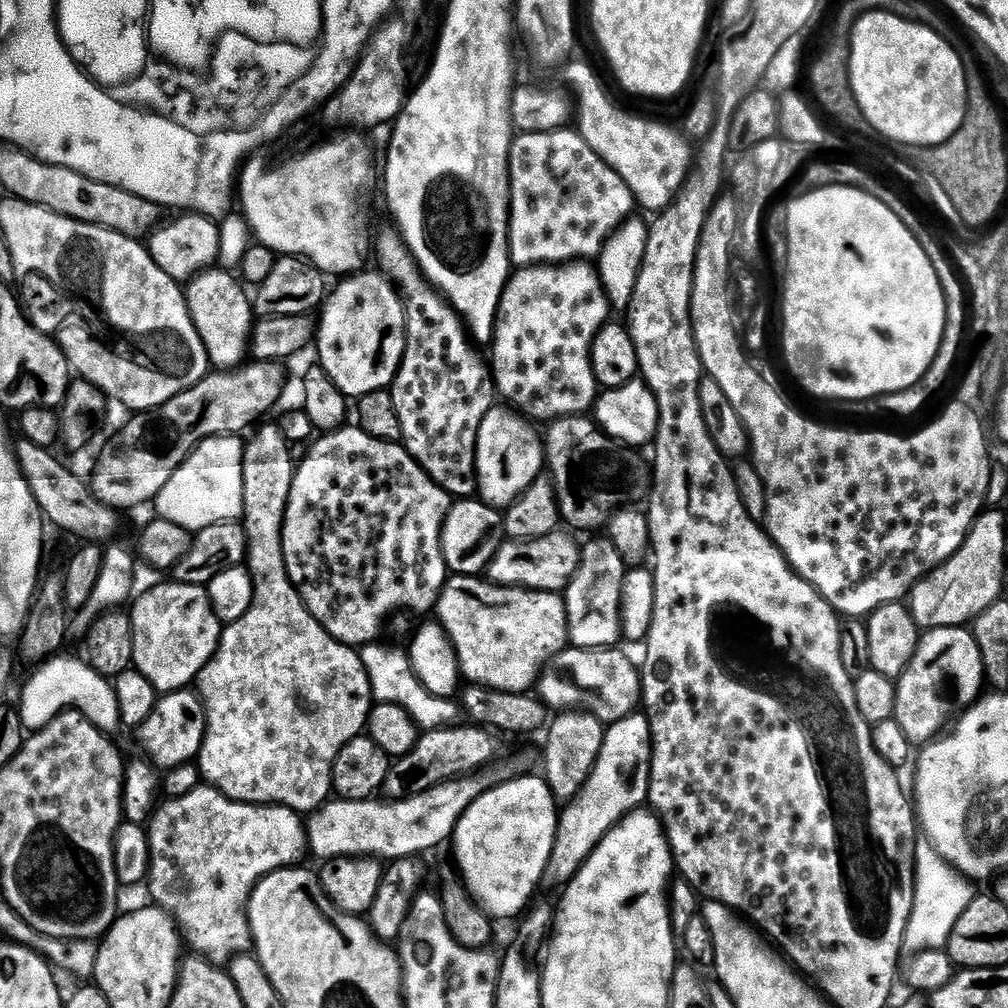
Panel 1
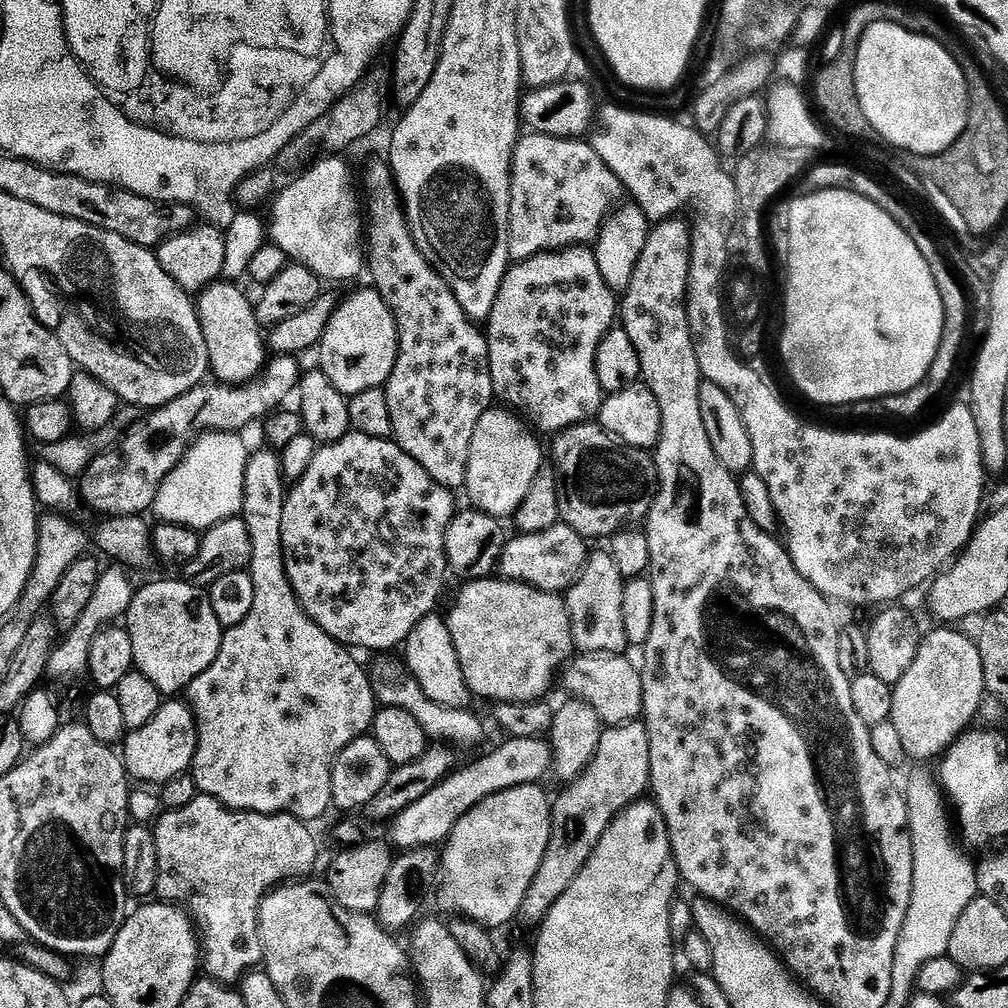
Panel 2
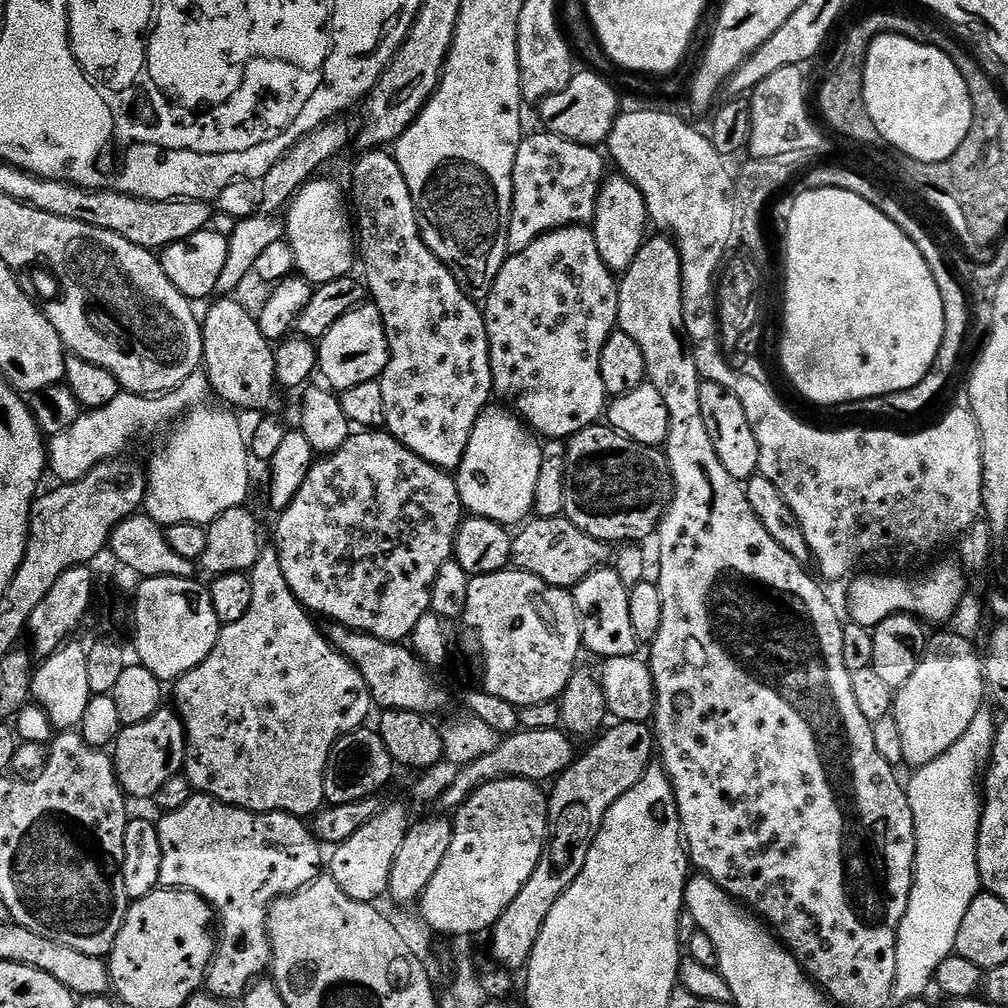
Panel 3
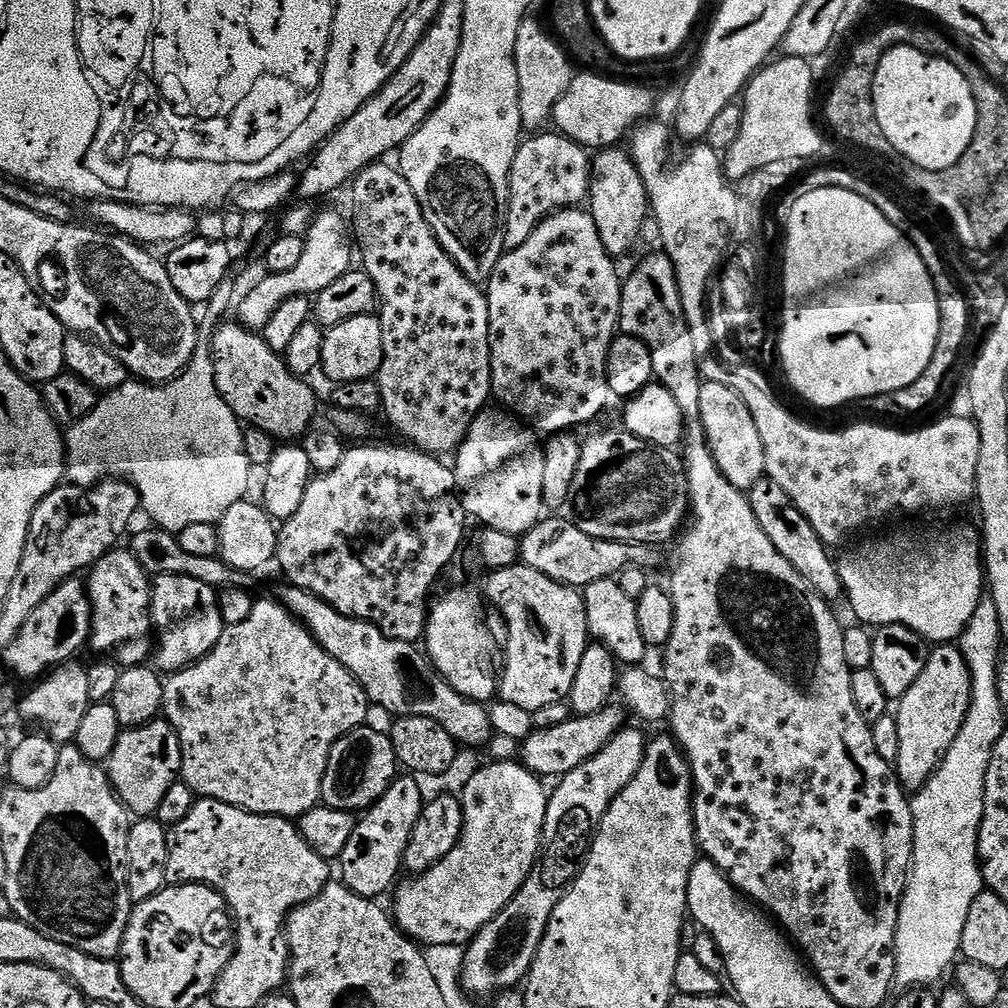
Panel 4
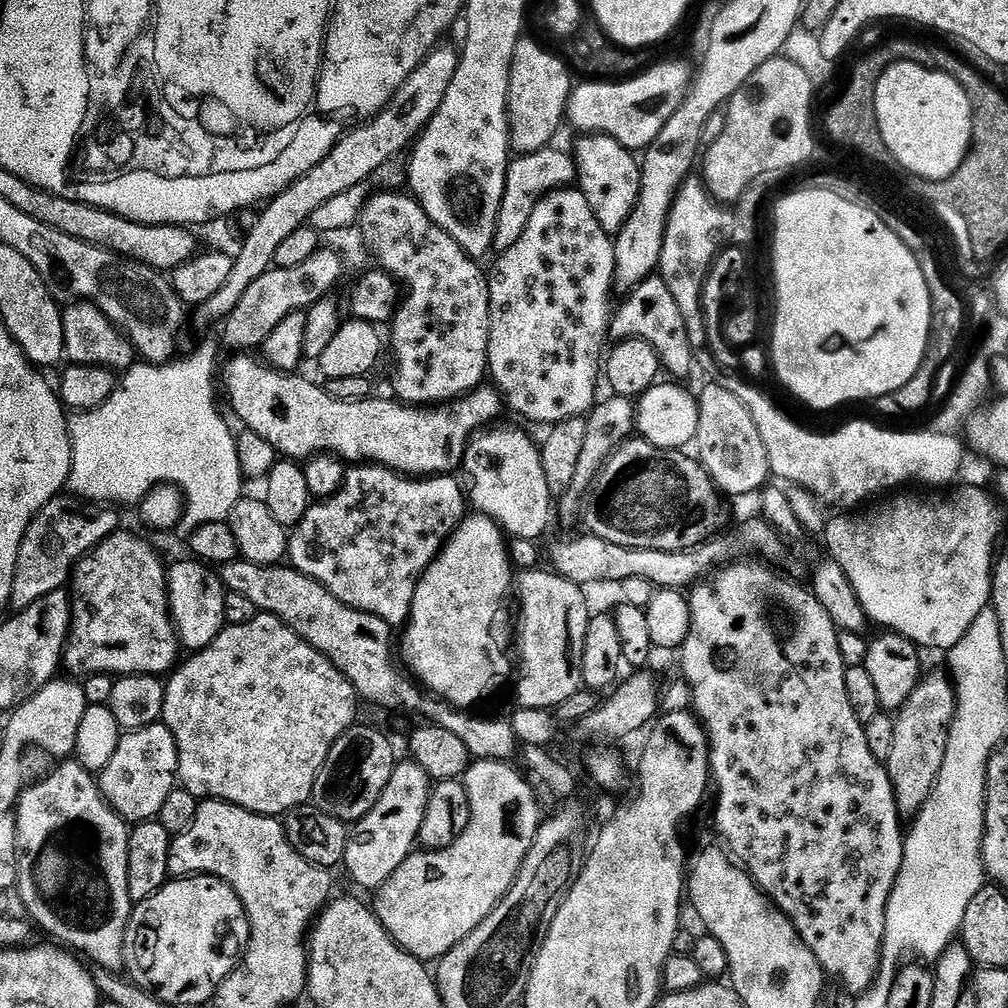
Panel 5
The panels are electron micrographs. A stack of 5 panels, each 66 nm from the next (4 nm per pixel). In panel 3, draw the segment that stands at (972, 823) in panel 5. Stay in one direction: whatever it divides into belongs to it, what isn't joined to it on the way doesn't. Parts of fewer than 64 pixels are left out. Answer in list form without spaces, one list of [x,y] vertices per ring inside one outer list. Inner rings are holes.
[[[954,742],[944,756],[939,756],[925,768],[911,773],[912,781],[907,781],[908,805],[914,818],[916,831],[916,867],[912,877],[912,893],[906,914],[900,923],[896,939],[896,987],[897,1001],[919,1000],[925,995],[924,987],[931,985],[937,966],[956,951],[958,926],[966,918],[970,902],[981,891],[978,862],[976,861],[976,839],[980,829],[982,811],[982,773],[987,769],[985,756],[970,756],[959,742]]]

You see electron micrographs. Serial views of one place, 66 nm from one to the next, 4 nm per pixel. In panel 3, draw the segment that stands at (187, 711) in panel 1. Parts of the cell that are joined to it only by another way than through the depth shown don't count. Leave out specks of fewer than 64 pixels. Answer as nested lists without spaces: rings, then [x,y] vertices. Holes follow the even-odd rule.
[[[161,706],[153,716],[146,718],[146,722],[121,727],[114,745],[116,779],[129,797],[137,796],[140,800],[147,796],[148,799],[155,797],[156,792],[170,782],[170,778],[181,775],[185,751],[184,721],[180,719],[179,712]]]

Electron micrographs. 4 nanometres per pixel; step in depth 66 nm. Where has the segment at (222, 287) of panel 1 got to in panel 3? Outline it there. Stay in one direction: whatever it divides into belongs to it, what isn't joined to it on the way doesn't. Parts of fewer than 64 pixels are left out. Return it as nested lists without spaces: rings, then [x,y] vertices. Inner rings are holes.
[[[236,298],[217,299],[216,300],[217,304],[214,305],[213,308],[210,309],[209,312],[205,314],[205,316],[203,313],[202,331],[204,333],[204,359],[202,361],[202,368],[203,368],[203,371],[207,375],[208,383],[210,385],[211,391],[213,393],[215,393],[215,395],[217,392],[217,394],[220,395],[221,398],[225,400],[225,402],[223,401],[223,403],[225,405],[233,404],[233,406],[228,405],[228,406],[231,406],[233,409],[253,408],[254,411],[260,412],[260,413],[256,413],[256,414],[268,414],[268,413],[271,413],[268,411],[270,411],[271,408],[274,407],[276,404],[276,392],[278,393],[278,381],[276,378],[276,354],[275,354],[273,345],[270,343],[268,337],[264,336],[262,334],[262,330],[260,329],[259,319],[257,319],[257,317],[255,315],[253,315],[253,313],[251,316],[251,314],[248,313],[247,310],[244,309],[243,306],[240,305],[239,302],[236,300],[238,300],[238,299],[236,299]]]

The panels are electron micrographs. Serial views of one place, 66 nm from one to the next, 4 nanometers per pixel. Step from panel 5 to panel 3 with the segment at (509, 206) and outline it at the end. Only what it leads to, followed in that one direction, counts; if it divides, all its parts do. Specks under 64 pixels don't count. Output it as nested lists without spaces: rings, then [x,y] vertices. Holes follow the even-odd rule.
[[[547,130],[539,131],[521,139],[514,158],[509,253],[526,250],[547,232],[567,228],[571,224],[591,225],[596,218],[596,203],[606,179],[605,157],[600,157],[595,147],[575,144]]]

